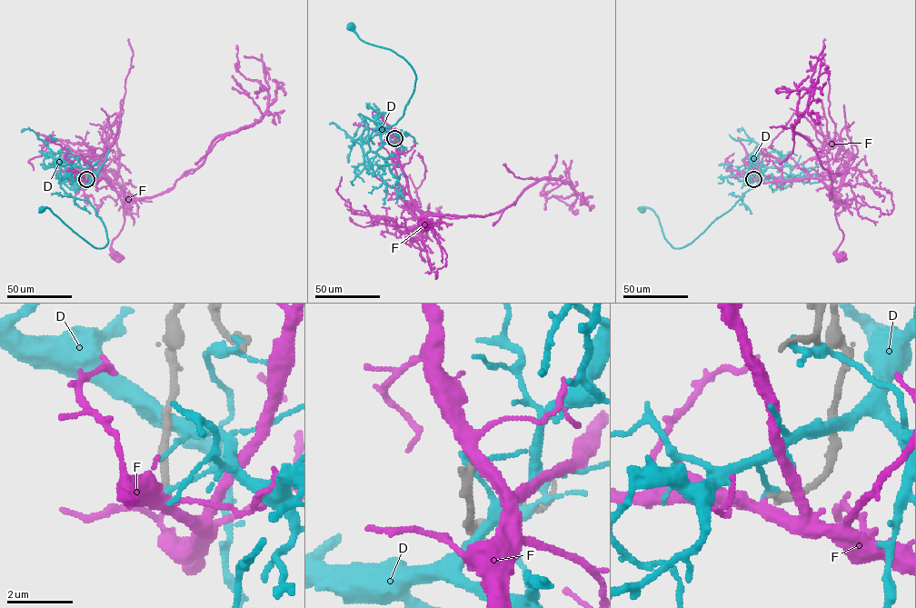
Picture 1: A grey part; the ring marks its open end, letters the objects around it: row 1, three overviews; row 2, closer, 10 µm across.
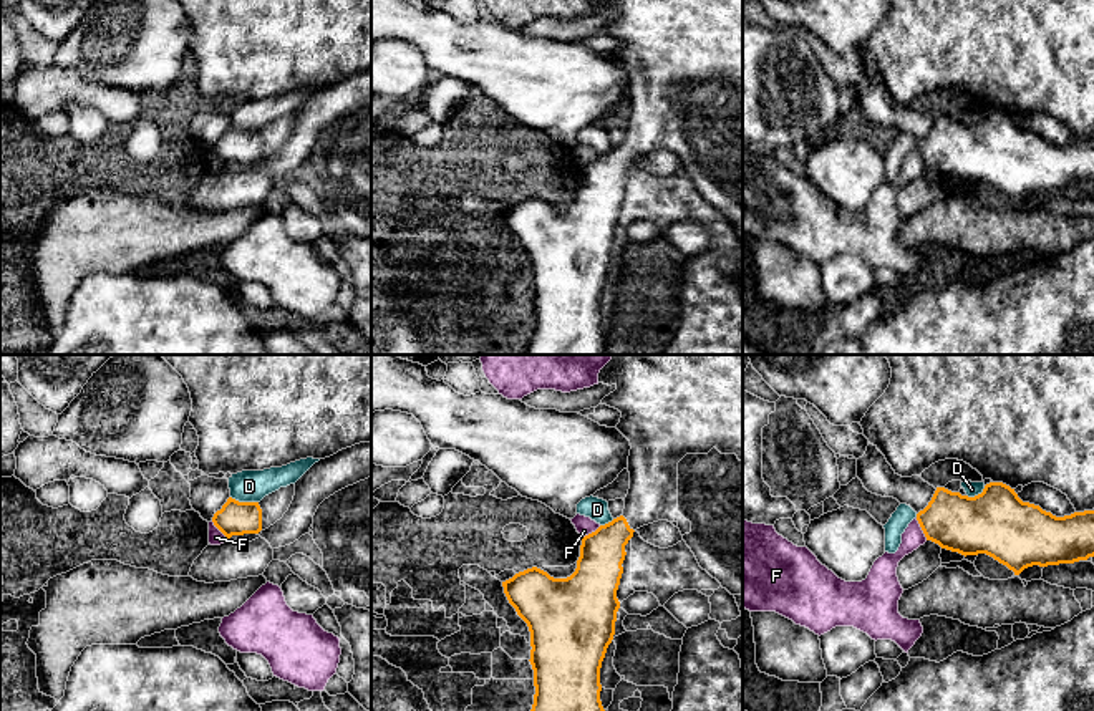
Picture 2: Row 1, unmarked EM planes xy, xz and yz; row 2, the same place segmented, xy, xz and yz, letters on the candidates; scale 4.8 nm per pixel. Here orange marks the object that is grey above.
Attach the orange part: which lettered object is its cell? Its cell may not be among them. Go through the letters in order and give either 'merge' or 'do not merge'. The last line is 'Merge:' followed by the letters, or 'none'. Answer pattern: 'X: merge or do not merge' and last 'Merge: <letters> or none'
D: do not merge
F: do not merge
Merge: none

